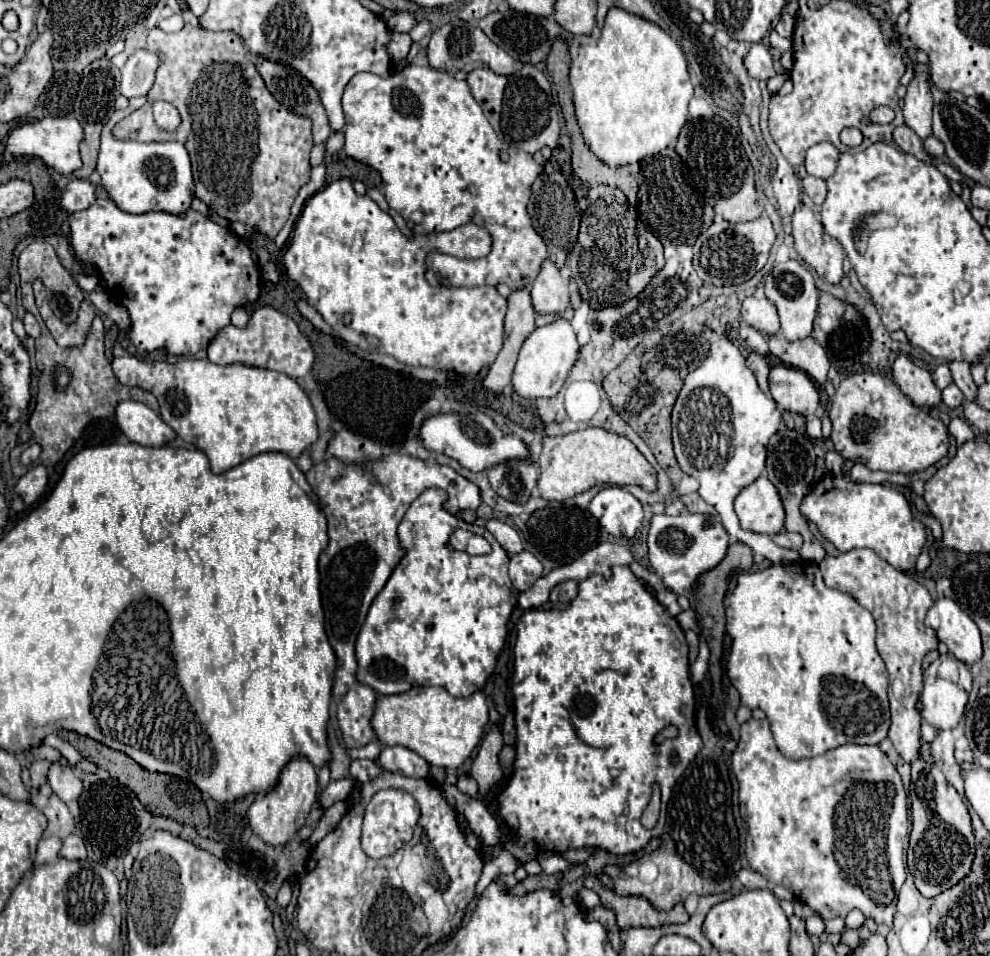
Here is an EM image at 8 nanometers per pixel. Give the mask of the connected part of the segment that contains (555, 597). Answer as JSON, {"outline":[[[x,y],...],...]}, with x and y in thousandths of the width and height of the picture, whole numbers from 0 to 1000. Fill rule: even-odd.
{"outline":[[[572,607],[572,609],[568,609],[568,611],[564,611],[564,613],[558,615],[556,630],[562,636],[572,636],[578,630],[578,626],[582,626],[582,621],[584,621],[584,609]]]}

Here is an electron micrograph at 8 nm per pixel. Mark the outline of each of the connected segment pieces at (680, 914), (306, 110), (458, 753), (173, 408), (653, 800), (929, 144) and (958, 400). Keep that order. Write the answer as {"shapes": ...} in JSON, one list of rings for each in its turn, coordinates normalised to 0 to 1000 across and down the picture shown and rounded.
{"shapes":[[[[592,918],[590,927],[594,931],[600,931],[606,937],[606,944],[610,950],[618,952],[624,962],[626,973],[642,971],[642,969],[669,969],[679,964],[695,964],[695,956],[689,946],[681,948],[675,954],[661,952],[655,941],[642,939],[642,937],[624,937],[618,931],[612,931],[602,918]]],[[[261,59],[259,61],[259,73],[263,75],[267,88],[271,90],[273,98],[291,115],[295,115],[297,119],[303,119],[303,121],[311,121],[315,126],[315,142],[317,142],[317,151],[327,151],[333,142],[333,130],[331,130],[331,121],[329,121],[329,115],[323,107],[323,100],[321,96],[315,92],[315,88],[305,82],[299,73],[287,69],[287,67],[281,67],[281,65],[271,65],[269,61]]],[[[418,718],[412,724],[382,728],[376,747],[376,762],[386,780],[410,780],[424,789],[434,801],[453,805],[465,803],[485,776],[493,755],[493,734],[487,724],[473,730],[457,730],[444,718]]],[[[123,372],[115,374],[113,385],[123,402],[145,406],[160,416],[164,439],[184,460],[206,471],[216,496],[265,473],[285,473],[299,481],[321,458],[313,416],[289,391],[244,381],[220,383],[200,374],[184,374],[172,381]]],[[[661,820],[661,822],[659,823],[659,833],[657,835],[656,841],[647,855],[647,861],[651,865],[659,867],[663,863],[667,851],[667,845],[667,824],[664,820]]],[[[939,142],[939,144],[933,146],[933,155],[935,155],[935,159],[941,165],[952,165],[954,163],[954,151],[947,144],[943,144],[943,142]]],[[[960,402],[958,406],[952,408],[952,421],[954,421],[958,427],[966,427],[966,425],[974,423],[974,412],[970,412],[970,408],[968,408],[966,402]]]]}

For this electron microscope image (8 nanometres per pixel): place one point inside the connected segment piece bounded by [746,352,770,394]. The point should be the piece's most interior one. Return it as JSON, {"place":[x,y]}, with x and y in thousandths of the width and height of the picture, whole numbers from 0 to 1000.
{"place":[765,381]}

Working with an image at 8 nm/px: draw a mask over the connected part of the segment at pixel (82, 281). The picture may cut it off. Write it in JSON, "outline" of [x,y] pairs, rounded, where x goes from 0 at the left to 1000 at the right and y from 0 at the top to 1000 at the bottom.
{"outline":[[[74,287],[73,289],[79,300],[87,306],[101,301],[102,293],[99,289],[89,289],[85,287]]]}

